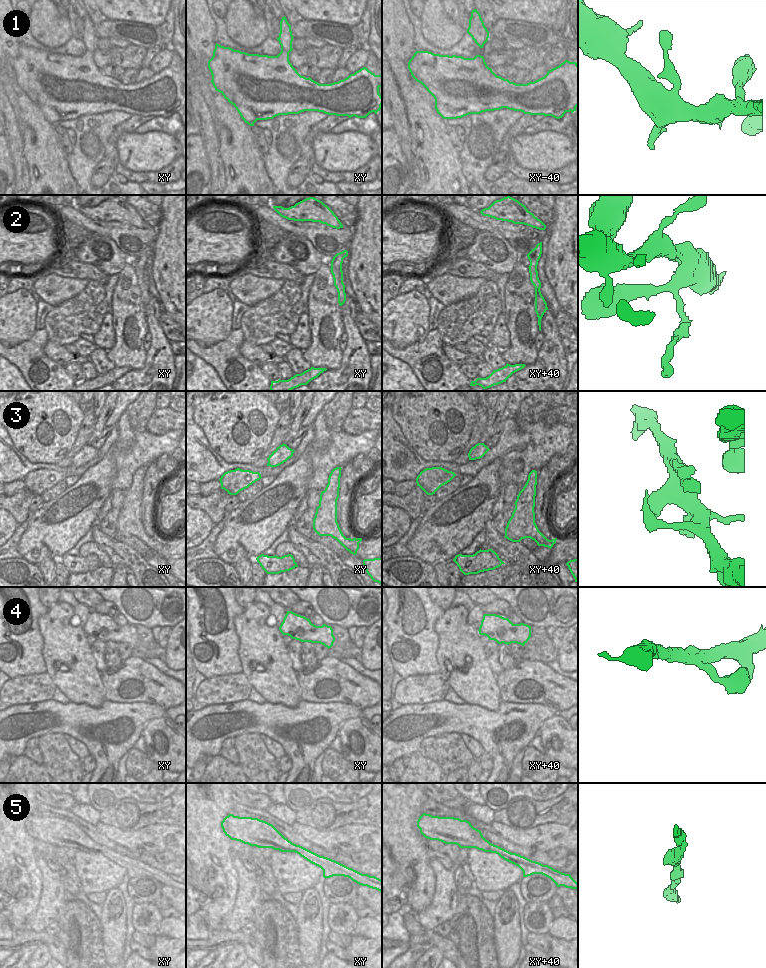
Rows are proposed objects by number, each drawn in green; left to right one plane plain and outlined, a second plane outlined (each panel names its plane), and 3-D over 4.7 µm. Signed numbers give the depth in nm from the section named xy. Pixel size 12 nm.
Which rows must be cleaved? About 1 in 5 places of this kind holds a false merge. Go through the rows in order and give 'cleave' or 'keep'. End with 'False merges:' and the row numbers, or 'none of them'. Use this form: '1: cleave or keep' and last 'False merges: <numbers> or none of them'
1: keep
2: keep
3: keep
4: keep
5: keep
False merges: none of them

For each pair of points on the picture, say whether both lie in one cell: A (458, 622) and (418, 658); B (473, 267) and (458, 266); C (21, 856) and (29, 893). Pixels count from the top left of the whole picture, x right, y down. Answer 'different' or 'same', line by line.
A: different
B: same
C: same

